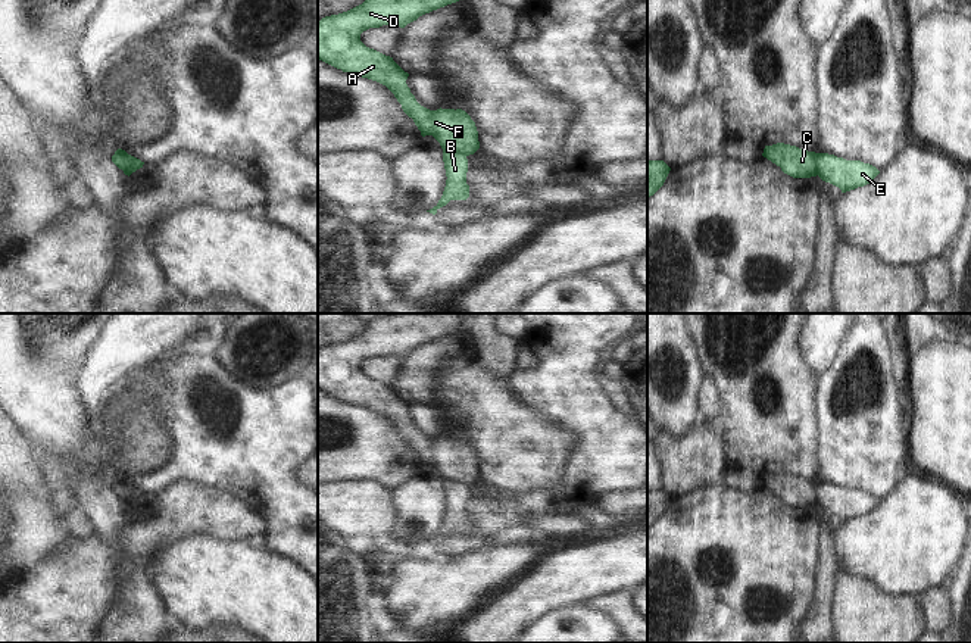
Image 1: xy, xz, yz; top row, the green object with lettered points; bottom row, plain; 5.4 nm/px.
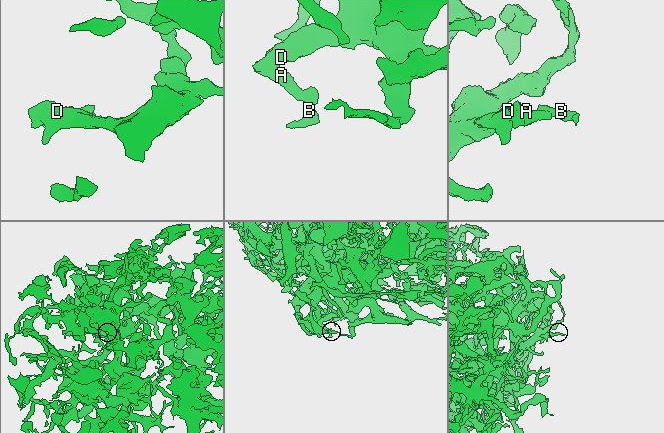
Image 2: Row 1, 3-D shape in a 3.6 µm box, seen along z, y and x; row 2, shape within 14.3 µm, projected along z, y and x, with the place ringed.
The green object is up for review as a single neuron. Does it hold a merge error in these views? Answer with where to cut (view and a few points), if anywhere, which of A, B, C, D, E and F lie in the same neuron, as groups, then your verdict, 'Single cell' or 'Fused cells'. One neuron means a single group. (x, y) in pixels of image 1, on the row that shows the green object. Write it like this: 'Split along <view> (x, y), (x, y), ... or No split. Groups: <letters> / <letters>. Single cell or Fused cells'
Split along xz (443, 149), (465, 156). Groups: A C D F / B E. Fused cells

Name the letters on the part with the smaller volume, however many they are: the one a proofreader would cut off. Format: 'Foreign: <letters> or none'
Foreign: B, E

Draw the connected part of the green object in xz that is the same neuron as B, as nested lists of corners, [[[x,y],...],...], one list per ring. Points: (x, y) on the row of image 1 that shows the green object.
[[[443,150],[443,162],[447,180],[441,199],[433,209],[427,210],[433,215],[450,200],[466,200],[469,197],[469,185],[466,184],[466,156]]]

